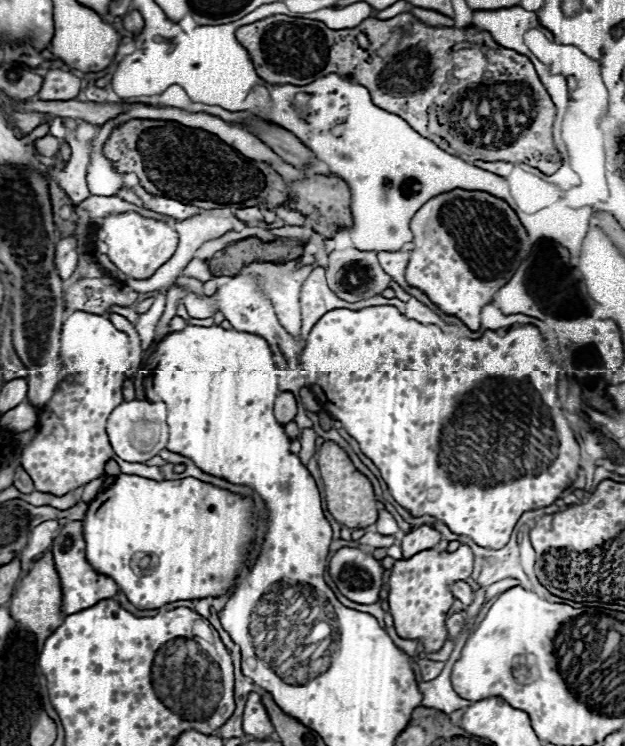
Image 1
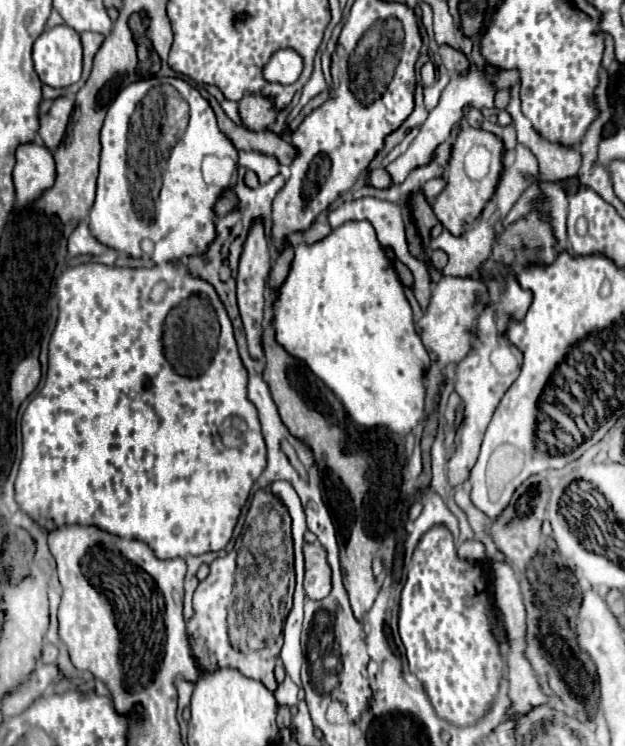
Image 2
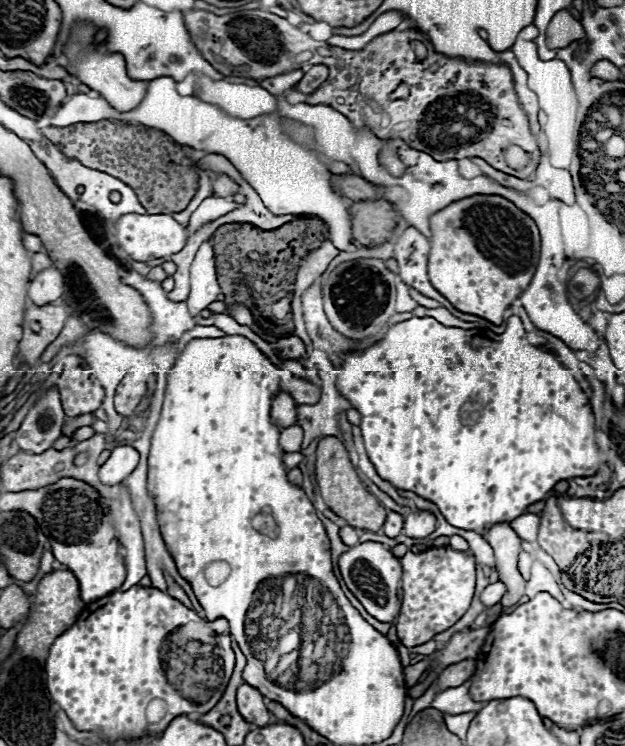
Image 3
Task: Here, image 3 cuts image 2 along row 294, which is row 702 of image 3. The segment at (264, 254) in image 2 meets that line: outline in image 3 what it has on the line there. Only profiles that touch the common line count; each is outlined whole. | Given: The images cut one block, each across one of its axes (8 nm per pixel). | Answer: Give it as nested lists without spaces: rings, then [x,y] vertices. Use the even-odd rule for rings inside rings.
[[[242,684],[238,688],[238,710],[250,724],[256,724],[256,726],[268,726],[272,716],[264,706],[262,694],[248,684]]]

